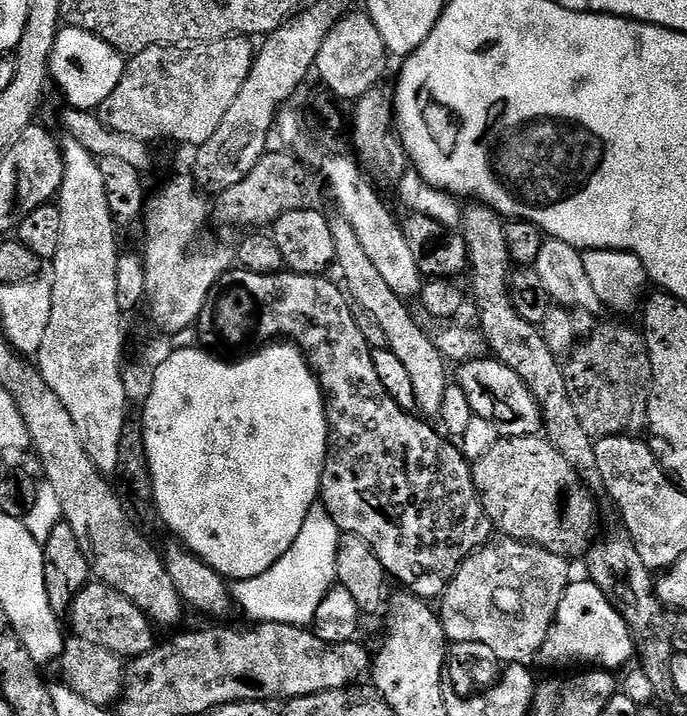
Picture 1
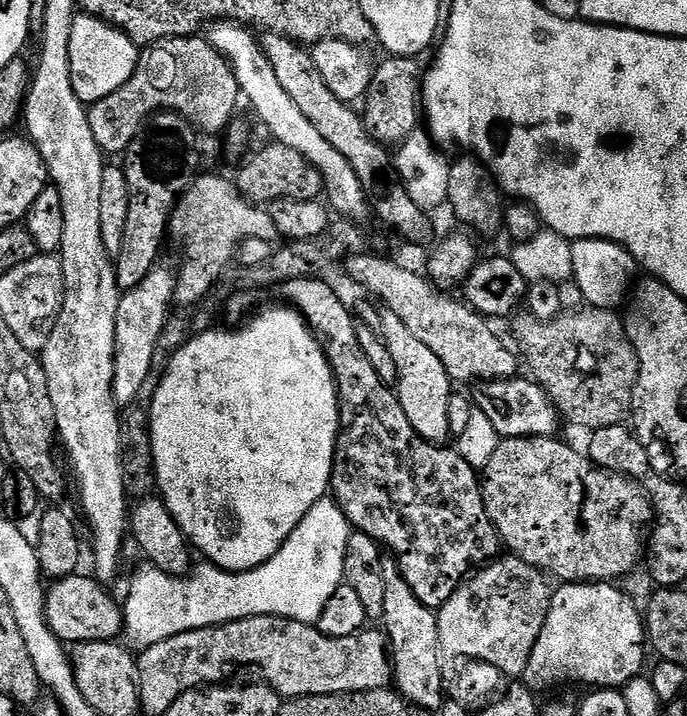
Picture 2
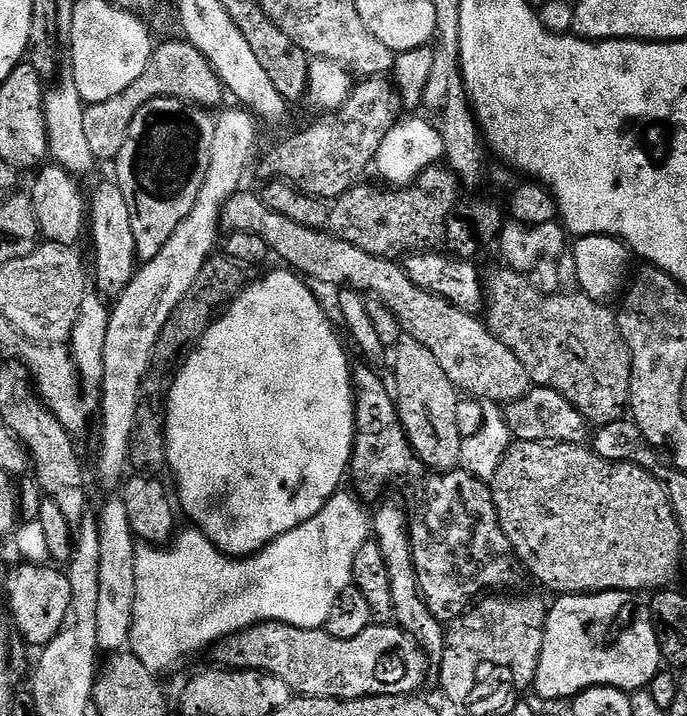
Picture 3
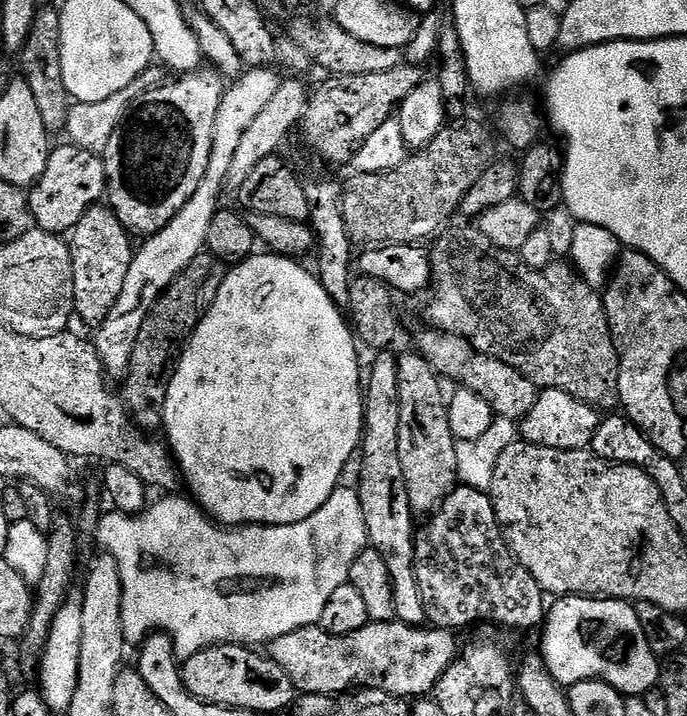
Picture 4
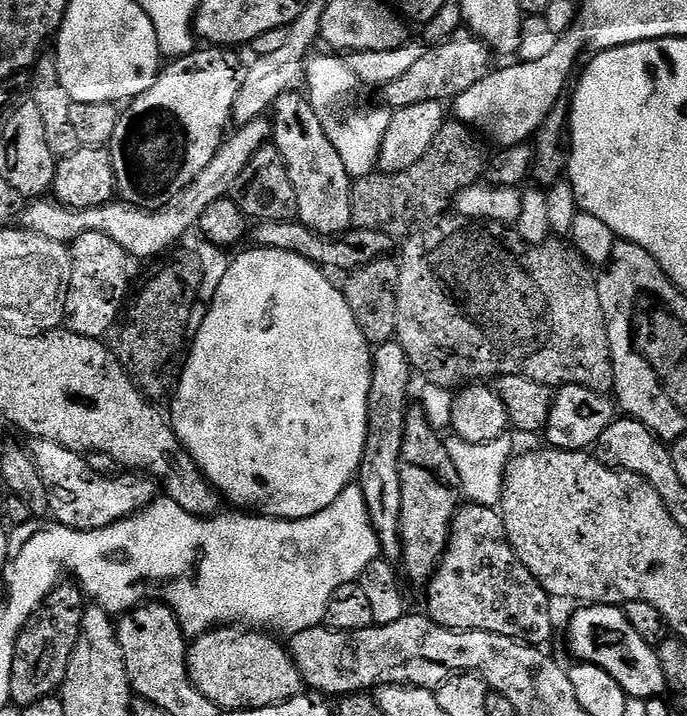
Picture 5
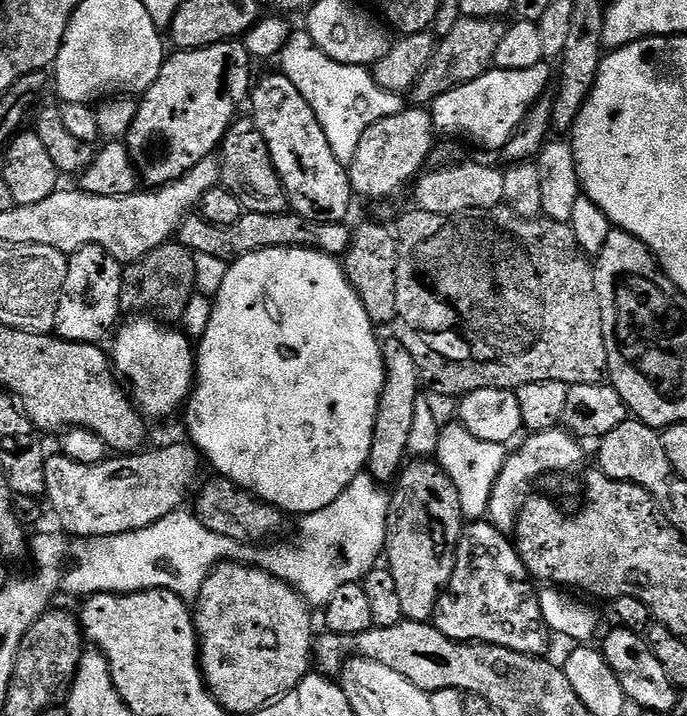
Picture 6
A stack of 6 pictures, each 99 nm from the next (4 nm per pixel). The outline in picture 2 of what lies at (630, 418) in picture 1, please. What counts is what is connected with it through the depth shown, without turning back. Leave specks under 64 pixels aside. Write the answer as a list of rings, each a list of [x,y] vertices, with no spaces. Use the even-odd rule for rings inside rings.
[[[585,306],[580,311],[565,312],[555,320],[527,319],[516,328],[523,363],[524,360],[528,363],[532,371],[529,372],[531,379],[548,393],[561,417],[567,423],[569,420],[587,430],[624,424],[632,414],[634,386],[638,382],[638,354],[626,334],[623,319],[615,311],[591,306]]]

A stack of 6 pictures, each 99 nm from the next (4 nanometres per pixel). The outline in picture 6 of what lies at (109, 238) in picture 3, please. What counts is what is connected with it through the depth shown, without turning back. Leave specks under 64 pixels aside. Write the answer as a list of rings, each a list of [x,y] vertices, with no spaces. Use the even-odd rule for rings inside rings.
[[[82,246],[82,250],[71,253],[66,282],[62,282],[62,298],[58,298],[55,335],[75,344],[100,344],[103,336],[117,327],[116,319],[122,316],[120,295],[123,273],[120,261],[102,250],[102,246]]]

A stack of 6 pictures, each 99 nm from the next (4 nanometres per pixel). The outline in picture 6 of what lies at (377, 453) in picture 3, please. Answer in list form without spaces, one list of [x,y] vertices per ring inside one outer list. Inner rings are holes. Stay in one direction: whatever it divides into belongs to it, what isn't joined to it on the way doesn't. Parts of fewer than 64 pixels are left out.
[[[487,519],[469,523],[460,533],[454,574],[438,598],[432,620],[446,638],[460,644],[493,644],[527,656],[549,655],[550,631],[543,620],[537,585],[516,553],[515,543]]]

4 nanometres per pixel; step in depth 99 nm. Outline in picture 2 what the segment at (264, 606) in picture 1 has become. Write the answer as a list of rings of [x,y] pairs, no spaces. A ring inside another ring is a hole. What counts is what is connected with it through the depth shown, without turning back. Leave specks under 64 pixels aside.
[[[325,498],[310,506],[310,514],[298,522],[294,534],[286,538],[278,554],[254,570],[227,572],[216,564],[200,562],[191,569],[189,575],[171,576],[157,568],[144,566],[128,588],[128,601],[122,604],[124,627],[129,640],[127,643],[133,649],[143,650],[158,642],[166,642],[166,638],[174,638],[174,634],[208,628],[211,624],[229,624],[251,616],[281,616],[315,625],[326,602],[330,602],[330,594],[334,594],[334,590],[338,590],[338,586],[344,583],[344,559],[349,535],[350,525],[346,514],[342,514],[335,500]]]

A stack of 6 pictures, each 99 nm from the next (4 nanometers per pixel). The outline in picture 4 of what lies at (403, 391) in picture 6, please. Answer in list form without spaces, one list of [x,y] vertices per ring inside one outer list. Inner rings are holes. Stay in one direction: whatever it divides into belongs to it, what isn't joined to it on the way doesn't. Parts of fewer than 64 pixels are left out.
[[[388,350],[381,351],[380,356],[372,364],[372,369],[367,369],[366,383],[363,385],[364,394],[364,430],[362,433],[362,455],[360,460],[360,484],[355,485],[358,494],[358,502],[362,502],[362,518],[366,518],[366,534],[368,535],[369,545],[382,554],[382,559],[386,561],[386,567],[390,570],[390,578],[394,582],[394,610],[396,611],[396,620],[402,624],[411,624],[413,626],[424,626],[428,624],[428,615],[426,606],[422,606],[422,590],[418,590],[418,574],[416,573],[416,533],[418,531],[418,520],[410,506],[410,494],[406,490],[406,478],[402,474],[402,458],[398,458],[398,426],[402,426],[402,406],[400,405],[400,383],[398,382],[398,359]]]

